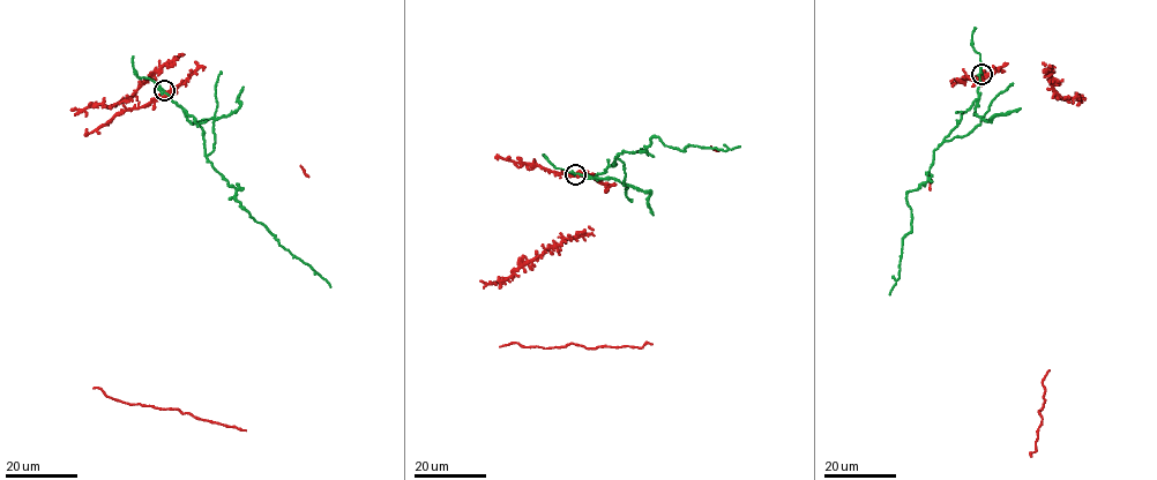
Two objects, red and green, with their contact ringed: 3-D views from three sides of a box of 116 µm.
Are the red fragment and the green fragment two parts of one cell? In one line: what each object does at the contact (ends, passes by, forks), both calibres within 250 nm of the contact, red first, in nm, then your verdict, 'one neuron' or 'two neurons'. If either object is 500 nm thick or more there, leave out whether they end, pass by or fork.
red ends | green ends | 260/150 nm | two neurons

